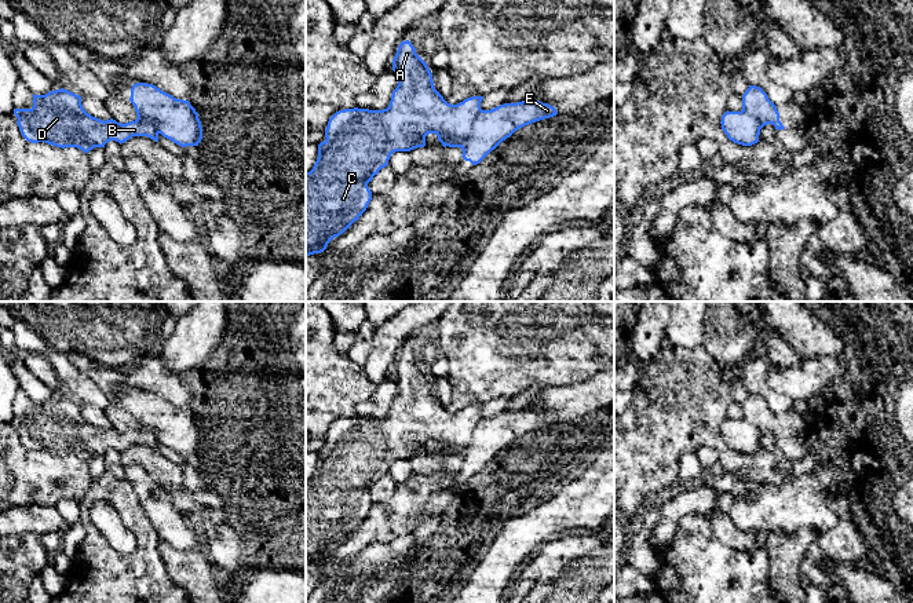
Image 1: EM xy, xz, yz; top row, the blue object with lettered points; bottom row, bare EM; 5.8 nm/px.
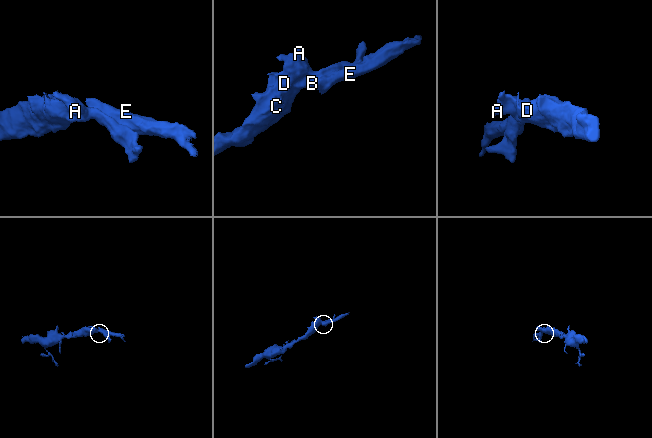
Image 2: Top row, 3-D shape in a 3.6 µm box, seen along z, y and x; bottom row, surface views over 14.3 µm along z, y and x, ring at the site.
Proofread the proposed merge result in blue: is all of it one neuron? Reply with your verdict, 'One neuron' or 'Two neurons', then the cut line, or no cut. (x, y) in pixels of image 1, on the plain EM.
Two neurons. Split along xz (484, 419), (466, 443), (446, 453)

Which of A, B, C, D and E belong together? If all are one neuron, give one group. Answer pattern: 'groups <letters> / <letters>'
groups A B C D / E

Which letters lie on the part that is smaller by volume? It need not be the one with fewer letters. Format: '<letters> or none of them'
E

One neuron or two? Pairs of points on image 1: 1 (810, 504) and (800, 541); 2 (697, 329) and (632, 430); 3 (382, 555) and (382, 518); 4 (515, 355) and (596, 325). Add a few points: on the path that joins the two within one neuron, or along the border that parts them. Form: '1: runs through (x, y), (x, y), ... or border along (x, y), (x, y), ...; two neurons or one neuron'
1: border along (818, 533), (798, 527), (791, 534), (773, 536); two neurons
2: border along (667, 342), (678, 350); two neurons
3: border along (409, 530), (386, 543), (371, 543), (351, 556); two neurons
4: runs through (536, 335), (546, 325), (576, 325); one neuron

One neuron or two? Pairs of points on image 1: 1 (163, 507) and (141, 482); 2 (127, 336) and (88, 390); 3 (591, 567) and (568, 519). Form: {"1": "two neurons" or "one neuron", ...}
{"1": "one neuron", "2": "two neurons", "3": "two neurons"}

